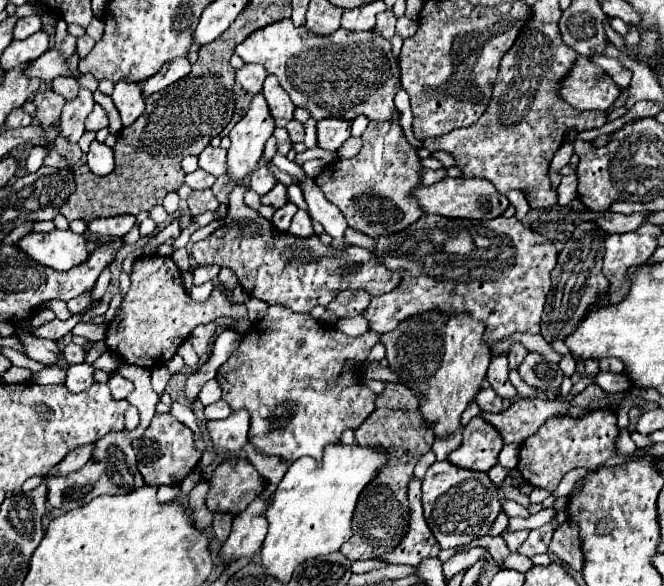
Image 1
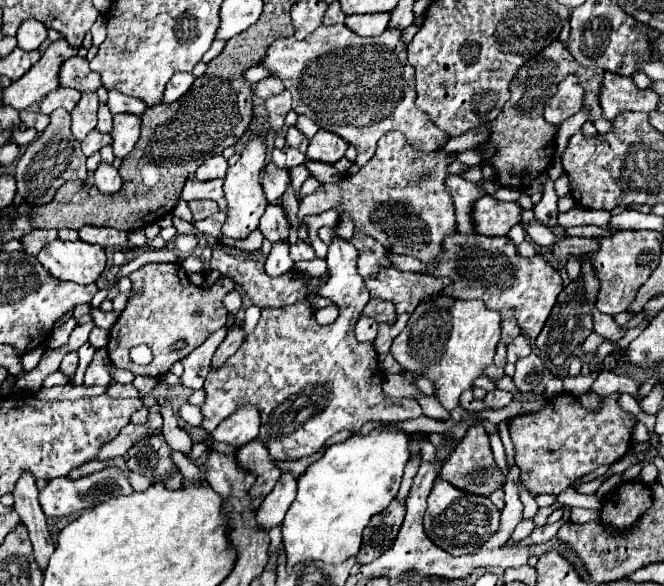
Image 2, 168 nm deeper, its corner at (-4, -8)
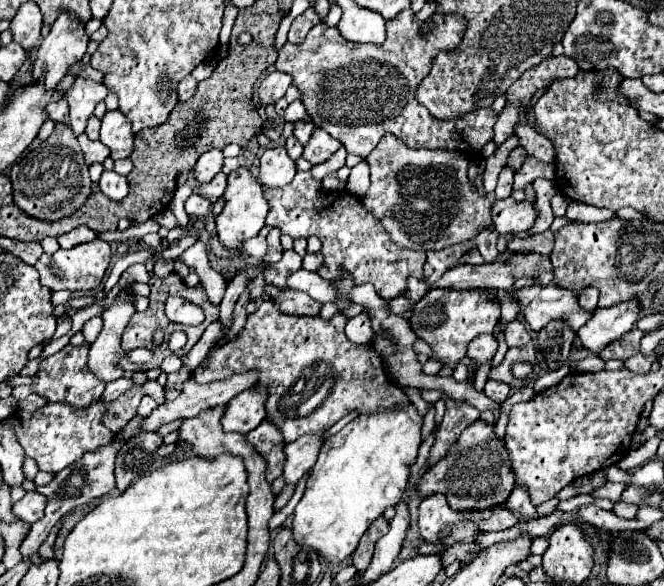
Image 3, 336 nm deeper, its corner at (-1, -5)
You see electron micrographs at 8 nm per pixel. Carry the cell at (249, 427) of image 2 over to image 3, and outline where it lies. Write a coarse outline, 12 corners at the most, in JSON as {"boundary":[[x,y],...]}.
{"boundary":[[243,391],[223,411],[225,433],[249,433],[265,419],[265,391]]}

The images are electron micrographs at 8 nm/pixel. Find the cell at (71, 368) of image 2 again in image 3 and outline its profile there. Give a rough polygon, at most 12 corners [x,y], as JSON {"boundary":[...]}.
{"boundary":[[89,343],[65,345],[43,359],[35,385],[13,389],[17,401],[39,393],[85,407],[105,383],[87,369]]}

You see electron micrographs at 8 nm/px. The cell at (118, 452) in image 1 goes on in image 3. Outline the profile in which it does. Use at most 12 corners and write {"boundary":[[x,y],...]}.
{"boundary":[[27,491],[13,505],[23,521],[35,523],[43,517],[47,497]]}

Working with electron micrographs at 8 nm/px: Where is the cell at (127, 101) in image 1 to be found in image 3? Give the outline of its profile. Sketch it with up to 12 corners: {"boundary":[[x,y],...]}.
{"boundary":[[119,109],[101,121],[103,145],[113,159],[133,151],[133,129]]}

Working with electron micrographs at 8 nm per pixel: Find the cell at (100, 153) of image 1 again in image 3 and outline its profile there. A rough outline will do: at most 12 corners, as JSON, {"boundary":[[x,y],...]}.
{"boundary":[[103,171],[99,189],[121,201],[129,193],[127,177]]}

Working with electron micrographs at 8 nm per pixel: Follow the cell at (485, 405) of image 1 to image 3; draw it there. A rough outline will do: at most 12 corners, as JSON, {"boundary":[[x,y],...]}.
{"boundary":[[489,379],[483,393],[503,403],[511,387]]}

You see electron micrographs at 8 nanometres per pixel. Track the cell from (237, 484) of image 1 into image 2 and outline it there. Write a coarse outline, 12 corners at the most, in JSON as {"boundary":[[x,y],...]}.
{"boundary":[[258,438],[238,448],[242,468],[258,476],[250,496],[272,492],[282,472]]}

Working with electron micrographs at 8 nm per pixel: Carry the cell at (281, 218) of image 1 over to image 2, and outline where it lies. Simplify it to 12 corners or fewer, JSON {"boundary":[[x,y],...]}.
{"boundary":[[288,242],[272,244],[264,262],[268,276],[290,272]]}

